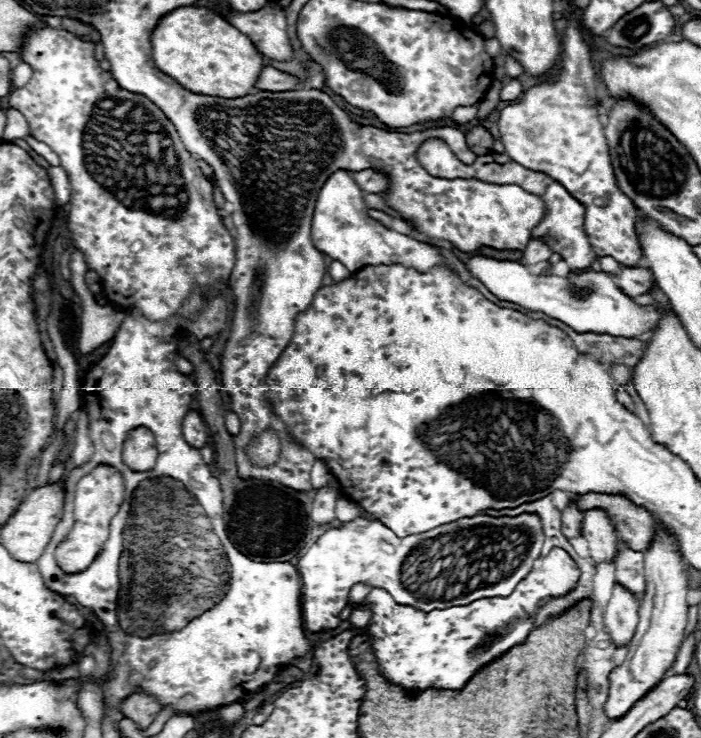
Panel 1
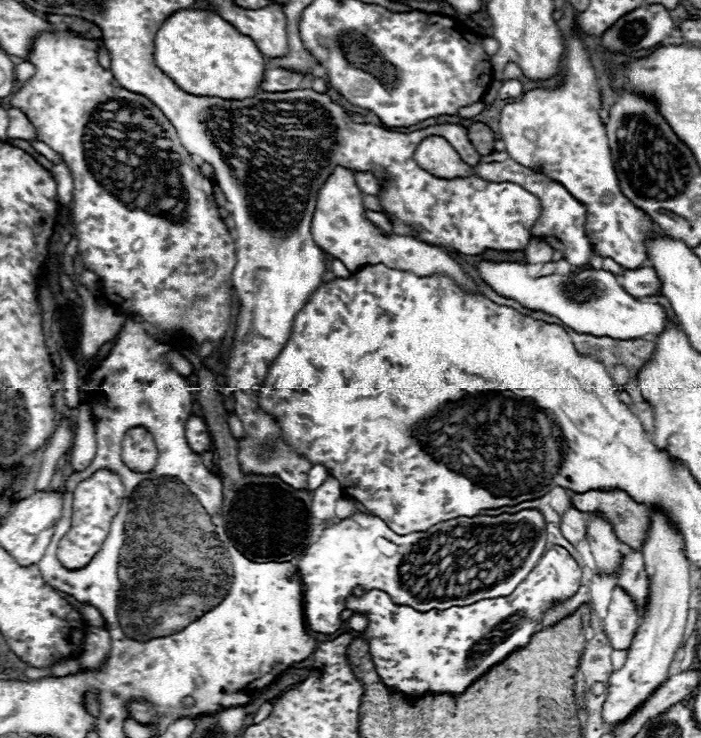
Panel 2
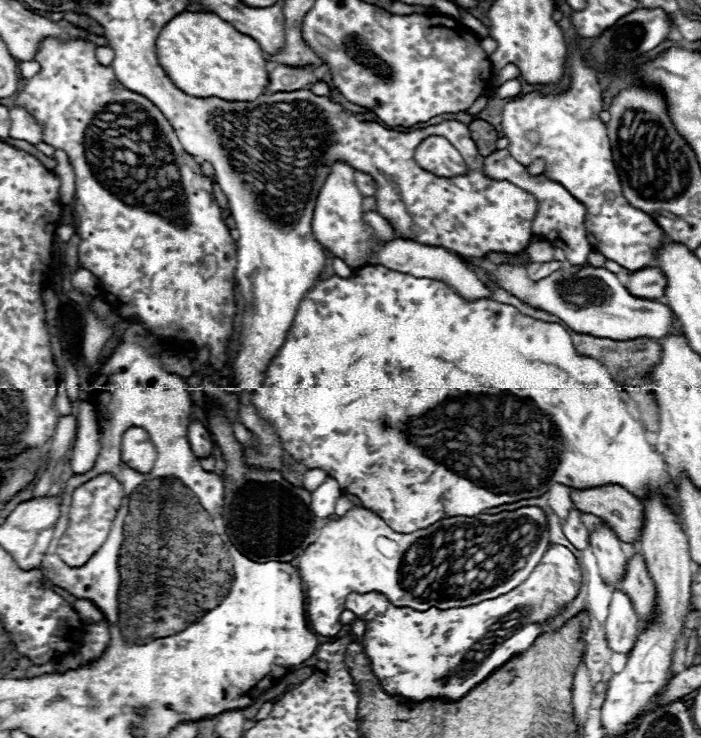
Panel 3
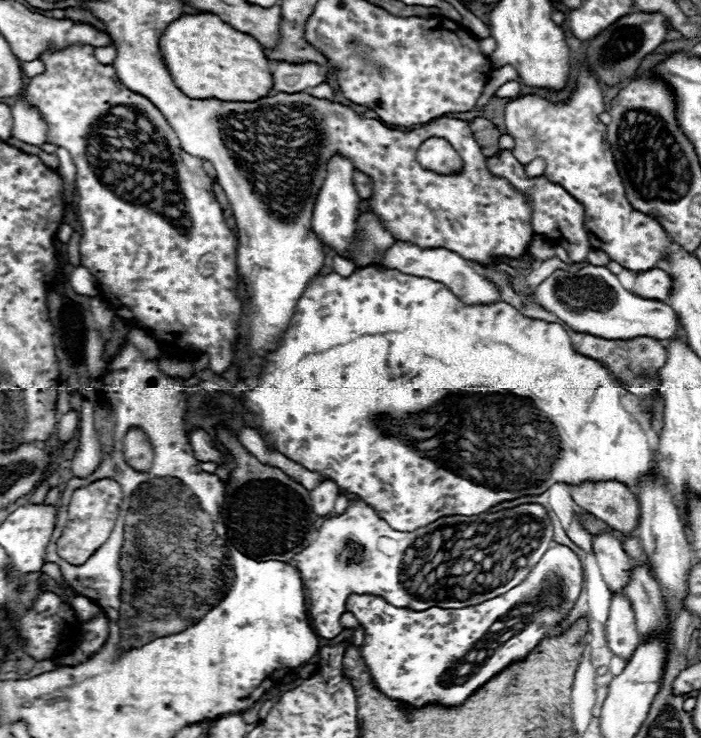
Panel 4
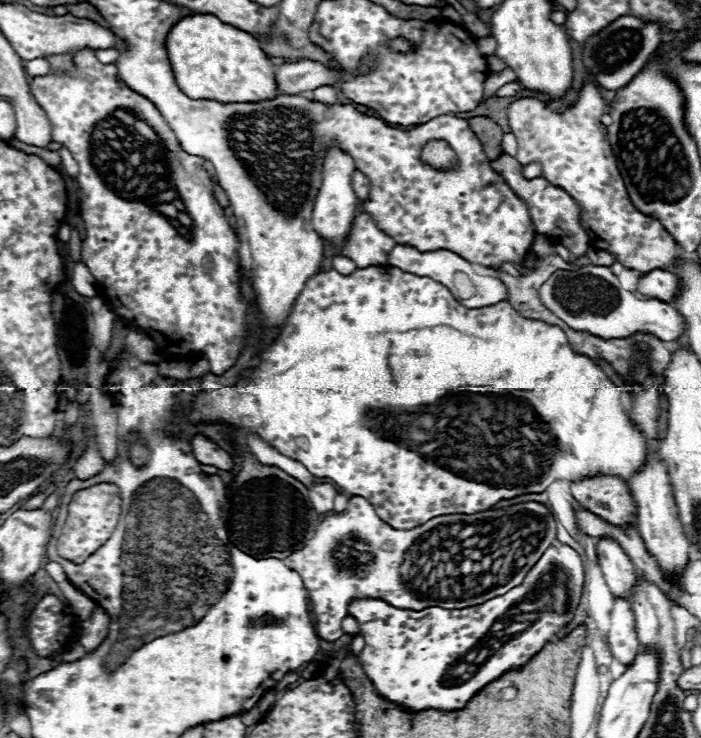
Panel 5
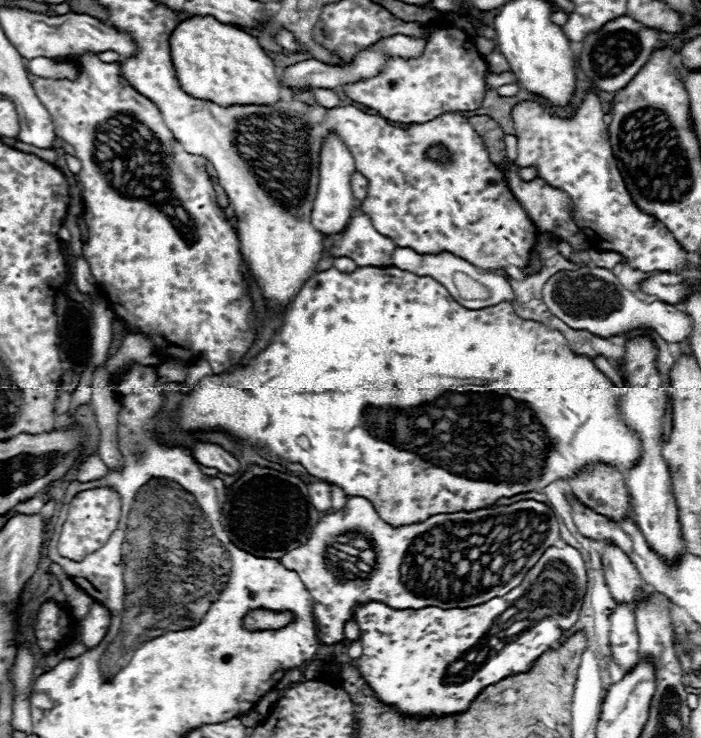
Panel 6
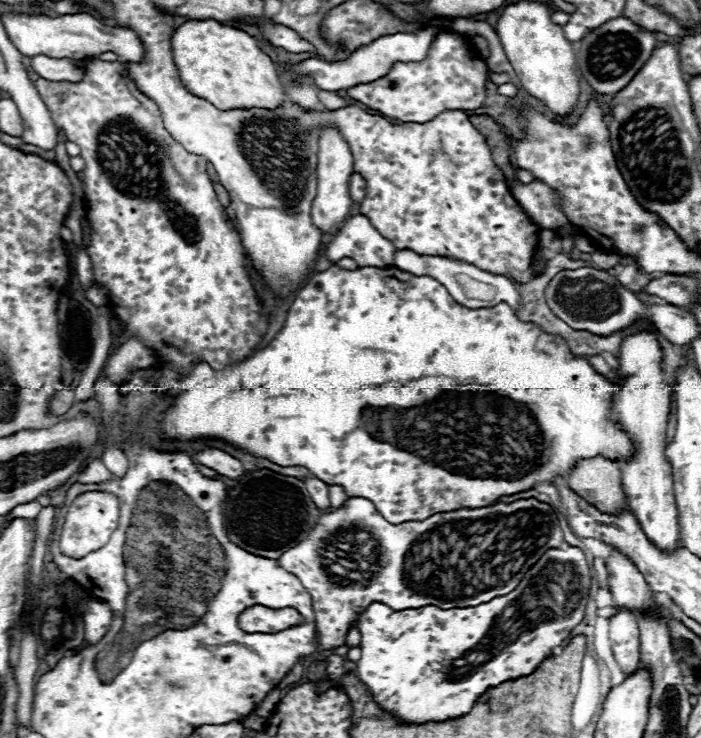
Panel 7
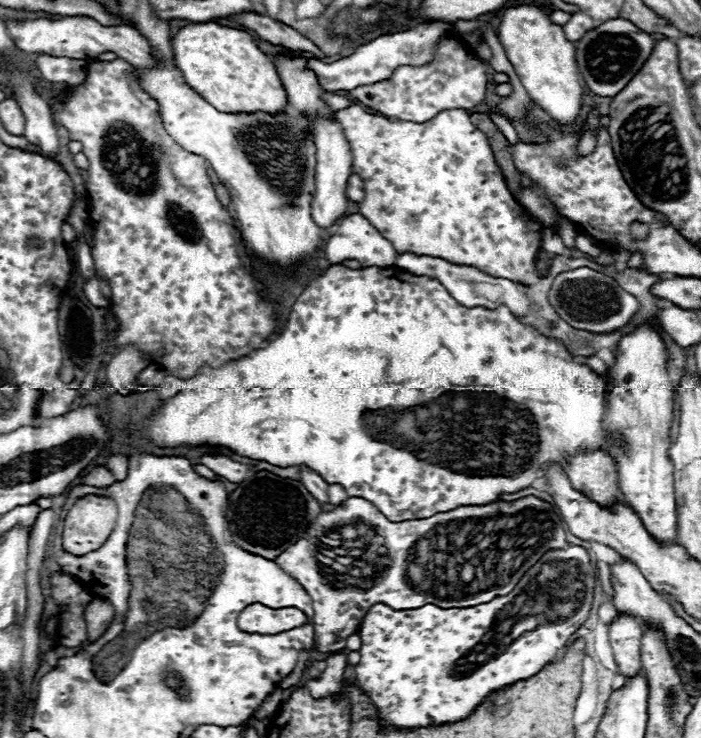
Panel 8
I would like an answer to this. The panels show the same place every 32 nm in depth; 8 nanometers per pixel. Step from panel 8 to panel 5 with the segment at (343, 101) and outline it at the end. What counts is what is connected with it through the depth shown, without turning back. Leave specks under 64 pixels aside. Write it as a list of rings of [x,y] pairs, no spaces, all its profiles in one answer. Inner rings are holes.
[[[320,86],[316,92],[314,92],[316,100],[320,102],[326,102],[326,104],[334,104],[336,102],[336,92],[332,86]]]

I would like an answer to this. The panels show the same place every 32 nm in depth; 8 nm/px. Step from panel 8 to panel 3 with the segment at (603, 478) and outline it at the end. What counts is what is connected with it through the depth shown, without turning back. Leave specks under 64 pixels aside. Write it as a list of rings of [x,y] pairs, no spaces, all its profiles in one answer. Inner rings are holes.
[[[598,486],[572,490],[572,502],[580,512],[602,518],[622,542],[636,544],[644,528],[644,504],[622,486]]]

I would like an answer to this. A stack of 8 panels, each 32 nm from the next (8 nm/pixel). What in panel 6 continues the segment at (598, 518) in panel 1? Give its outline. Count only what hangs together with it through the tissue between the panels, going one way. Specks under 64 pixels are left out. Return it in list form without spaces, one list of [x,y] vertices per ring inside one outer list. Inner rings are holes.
[[[604,542],[602,570],[616,602],[632,604],[640,596],[640,590],[644,586],[642,576],[638,574],[630,558],[612,542]]]

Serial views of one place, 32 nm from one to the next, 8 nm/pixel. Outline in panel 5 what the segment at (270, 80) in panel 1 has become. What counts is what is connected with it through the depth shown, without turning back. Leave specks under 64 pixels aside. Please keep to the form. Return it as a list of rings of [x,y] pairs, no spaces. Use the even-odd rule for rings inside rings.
[[[302,60],[294,64],[282,64],[276,68],[276,88],[286,94],[300,94],[318,86],[332,86],[340,80],[338,70],[330,70],[320,62]]]

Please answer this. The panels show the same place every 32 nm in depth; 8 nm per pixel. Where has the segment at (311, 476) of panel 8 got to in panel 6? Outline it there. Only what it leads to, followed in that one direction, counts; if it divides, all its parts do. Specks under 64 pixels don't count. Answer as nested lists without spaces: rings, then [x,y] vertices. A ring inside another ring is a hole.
[[[314,480],[308,484],[308,492],[312,498],[312,506],[316,506],[316,510],[320,512],[332,510],[332,486],[330,484]]]

